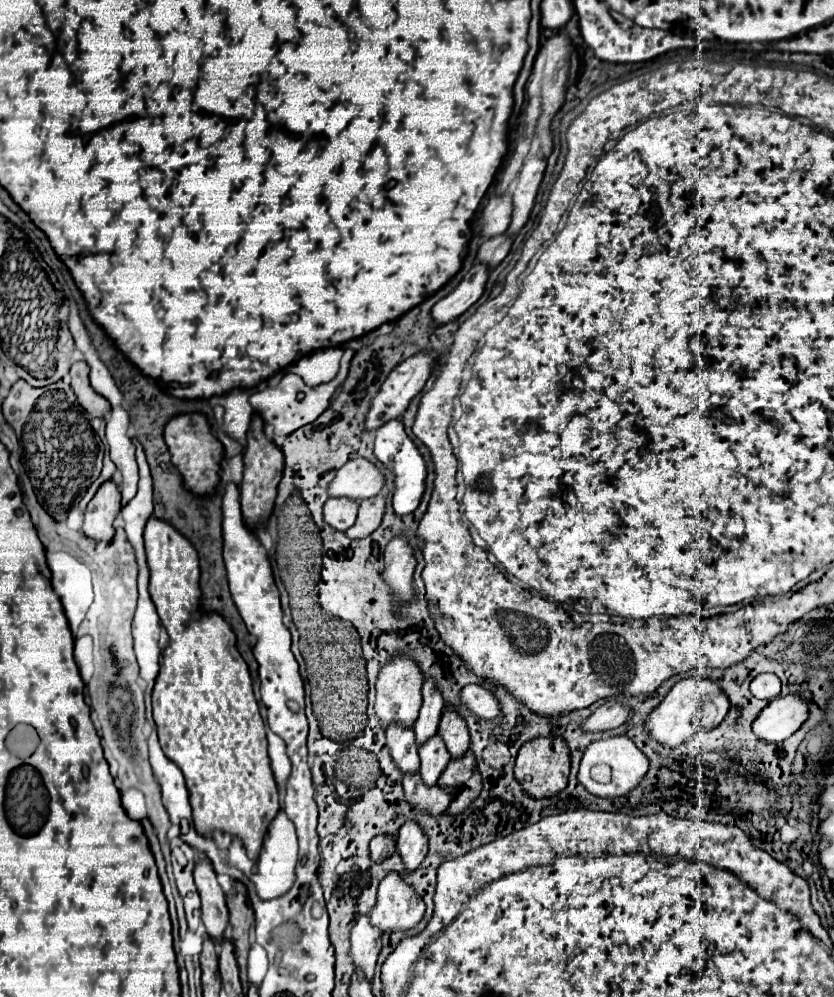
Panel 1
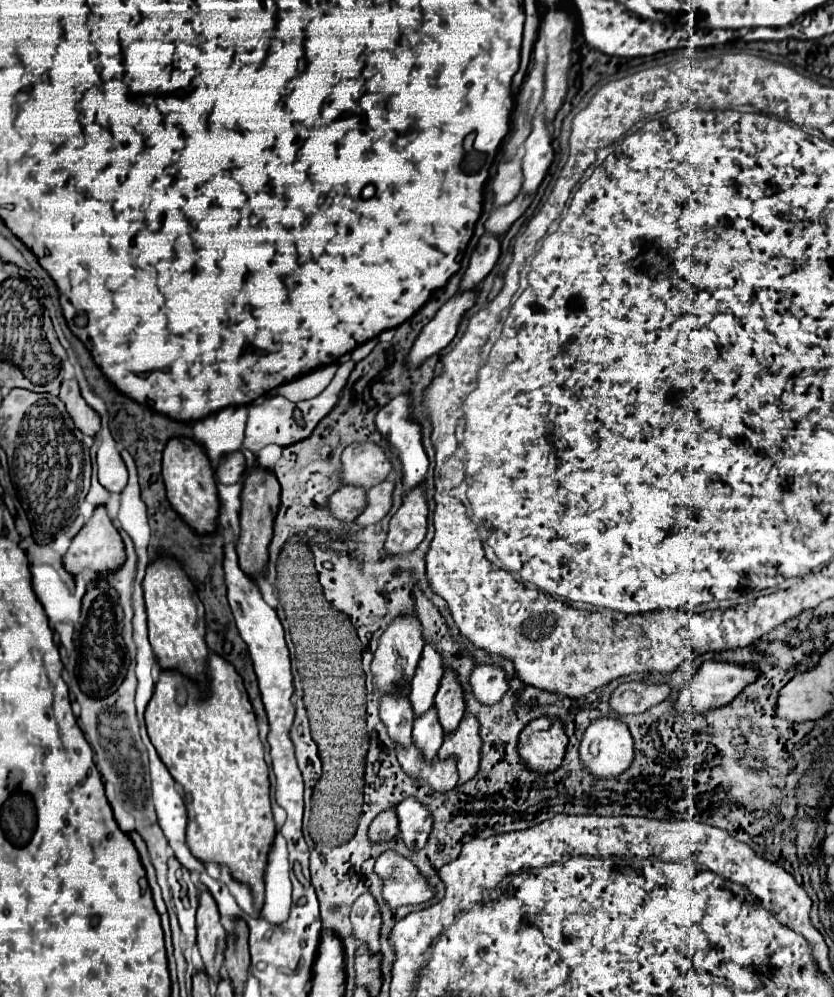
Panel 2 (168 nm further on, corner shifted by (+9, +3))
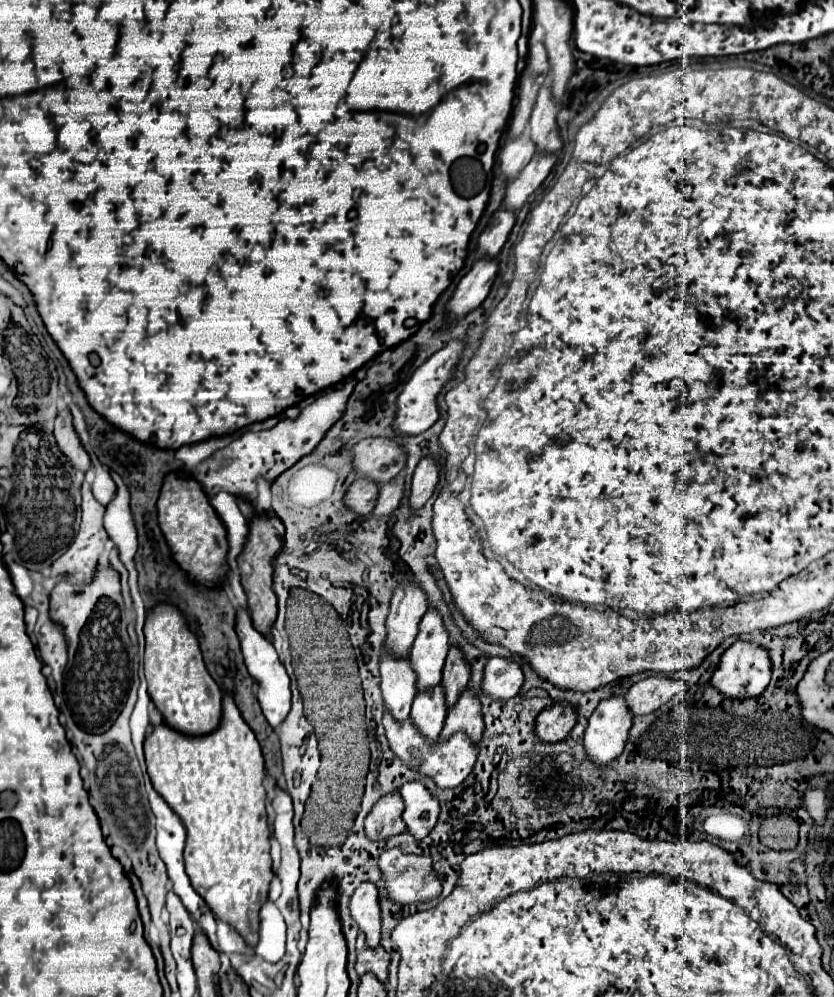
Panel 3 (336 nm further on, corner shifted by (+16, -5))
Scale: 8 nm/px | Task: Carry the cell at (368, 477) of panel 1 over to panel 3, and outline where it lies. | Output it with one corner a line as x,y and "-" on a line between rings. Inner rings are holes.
364,439
352,449
354,469
376,483
388,483
406,465
406,449
394,439

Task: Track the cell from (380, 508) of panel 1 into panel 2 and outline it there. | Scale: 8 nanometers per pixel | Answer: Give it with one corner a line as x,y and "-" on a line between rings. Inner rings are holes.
383,481
381,485
371,487
367,491
367,507
355,519
355,523
361,527
367,527
367,525
381,521
387,515
387,511
391,509
391,493
393,493
393,483
389,483
389,481

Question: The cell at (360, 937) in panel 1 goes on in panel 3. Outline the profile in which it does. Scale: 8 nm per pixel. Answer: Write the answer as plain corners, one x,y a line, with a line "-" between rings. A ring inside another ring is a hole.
364,881
352,895
350,899
350,913
352,919
358,923
358,927
366,933
366,943
368,947
376,947
380,943
380,925
382,925
382,915
380,915
380,897
378,897
378,887
372,885
370,881

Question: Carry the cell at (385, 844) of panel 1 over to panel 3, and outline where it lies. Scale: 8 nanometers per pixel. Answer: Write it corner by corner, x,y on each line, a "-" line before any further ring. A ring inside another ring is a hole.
392,791
390,795
378,799
364,821
366,835
370,839
388,839
406,831
404,821
400,817
402,811
404,811
404,801
398,791

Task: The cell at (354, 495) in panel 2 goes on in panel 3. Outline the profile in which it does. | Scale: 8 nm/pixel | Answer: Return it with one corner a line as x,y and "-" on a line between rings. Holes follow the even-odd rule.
358,477
352,487
346,493
346,505
356,511
358,515
368,515
376,507
376,497
378,497
378,485
376,481
368,481
364,477

